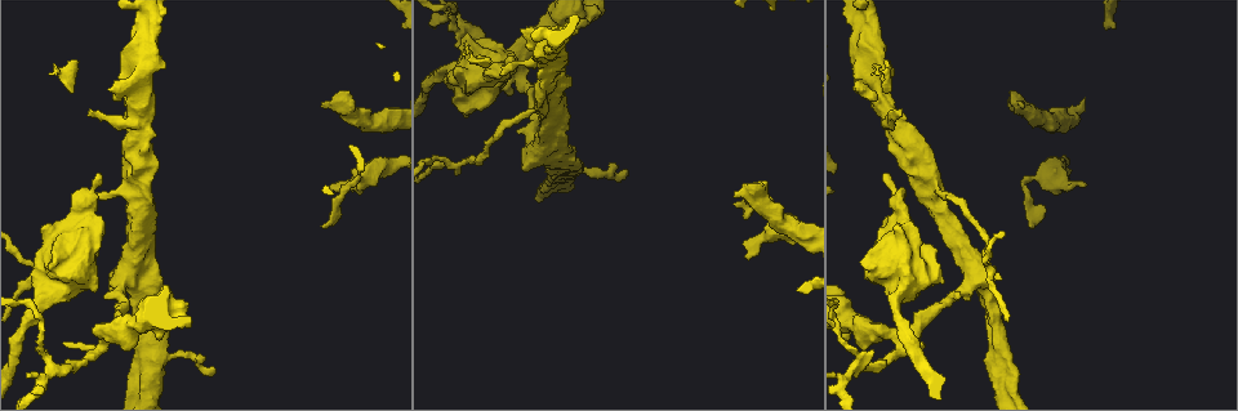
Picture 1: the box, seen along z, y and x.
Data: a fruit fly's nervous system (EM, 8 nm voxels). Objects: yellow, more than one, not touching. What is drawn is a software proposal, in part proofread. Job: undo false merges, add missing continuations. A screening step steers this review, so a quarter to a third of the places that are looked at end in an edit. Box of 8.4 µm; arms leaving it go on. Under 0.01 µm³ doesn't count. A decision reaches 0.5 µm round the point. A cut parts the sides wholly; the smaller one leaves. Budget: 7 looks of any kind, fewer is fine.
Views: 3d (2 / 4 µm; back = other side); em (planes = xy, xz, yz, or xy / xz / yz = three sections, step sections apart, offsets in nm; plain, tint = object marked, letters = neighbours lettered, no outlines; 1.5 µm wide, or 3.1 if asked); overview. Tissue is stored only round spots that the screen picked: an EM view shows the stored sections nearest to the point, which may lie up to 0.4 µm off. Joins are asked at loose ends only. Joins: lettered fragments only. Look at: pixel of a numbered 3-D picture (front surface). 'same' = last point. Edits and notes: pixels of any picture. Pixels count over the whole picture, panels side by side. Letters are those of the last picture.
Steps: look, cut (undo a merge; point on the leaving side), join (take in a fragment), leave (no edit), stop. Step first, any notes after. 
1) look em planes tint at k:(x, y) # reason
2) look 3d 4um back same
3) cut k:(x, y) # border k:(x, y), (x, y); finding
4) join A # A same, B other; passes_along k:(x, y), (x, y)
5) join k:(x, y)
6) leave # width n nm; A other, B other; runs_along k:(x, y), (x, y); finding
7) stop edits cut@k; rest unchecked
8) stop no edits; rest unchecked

look em yz step 4 tint at 1:(1084, 184)

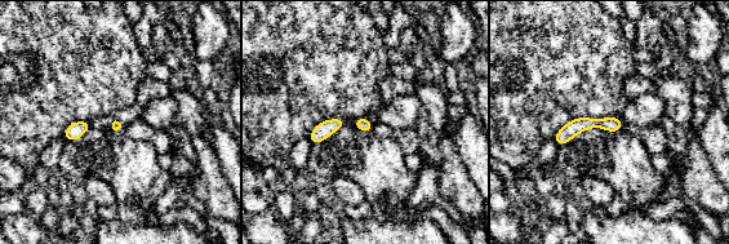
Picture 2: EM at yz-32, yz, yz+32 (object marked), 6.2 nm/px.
look em planes letters same # cut it another way

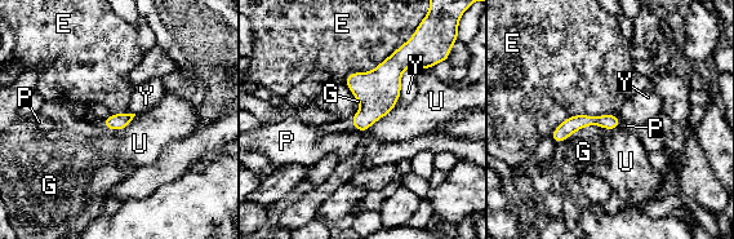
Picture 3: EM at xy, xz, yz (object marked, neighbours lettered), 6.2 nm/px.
leave # width 100 nm; E other, G other, P other, U other, Y other; border 3:(399, 98), (387, 114), (364, 132); no lettered fragment goes on from it

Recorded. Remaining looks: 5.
look em xz step 4 tint at 1:(1022, 103) # stops while still wide

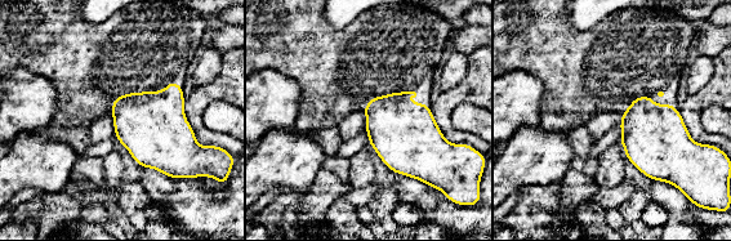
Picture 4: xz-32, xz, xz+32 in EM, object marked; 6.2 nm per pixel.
look em planes letters same

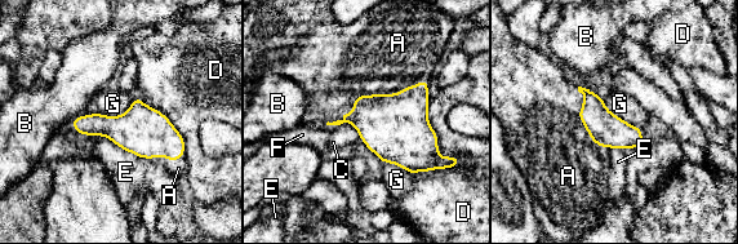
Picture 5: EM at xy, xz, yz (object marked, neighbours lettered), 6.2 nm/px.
join A # width 220 nm; A same, B other, C other, D other, E other, F other, G other; passes_along 5:(395, 127), (372, 94), (385, 57); it goes on there

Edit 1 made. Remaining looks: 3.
look 3d 2um at 1:(943, 282) # an open end

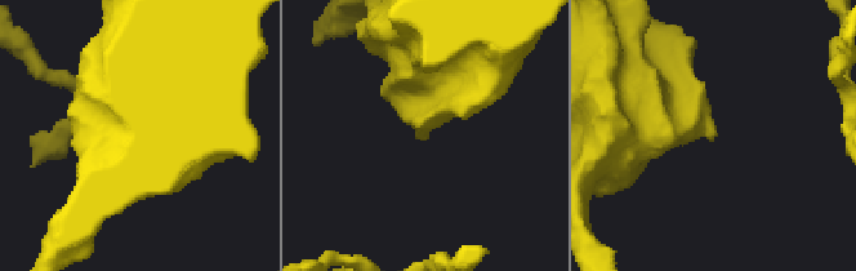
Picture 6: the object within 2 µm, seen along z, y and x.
look em planes letters at 6:(716, 134)

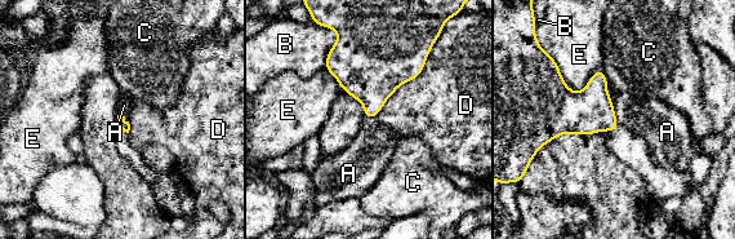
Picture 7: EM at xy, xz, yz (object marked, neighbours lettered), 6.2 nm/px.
leave # A other, B other, C other, D other, E other; border 7:(611, 100), (615, 120), (619, 124); none of them fits

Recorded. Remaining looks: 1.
stop edits join@5; rest unchecked

